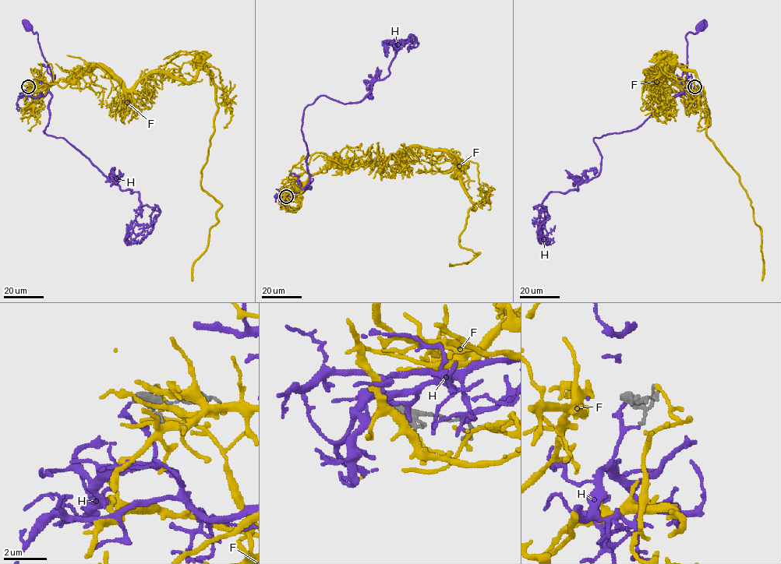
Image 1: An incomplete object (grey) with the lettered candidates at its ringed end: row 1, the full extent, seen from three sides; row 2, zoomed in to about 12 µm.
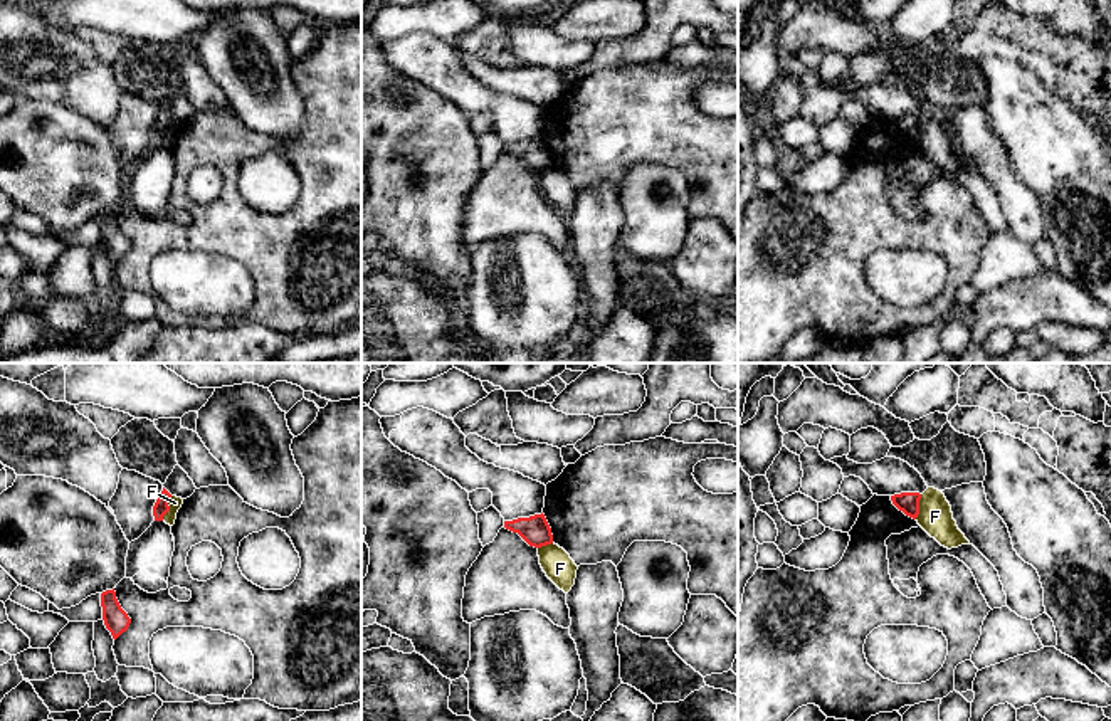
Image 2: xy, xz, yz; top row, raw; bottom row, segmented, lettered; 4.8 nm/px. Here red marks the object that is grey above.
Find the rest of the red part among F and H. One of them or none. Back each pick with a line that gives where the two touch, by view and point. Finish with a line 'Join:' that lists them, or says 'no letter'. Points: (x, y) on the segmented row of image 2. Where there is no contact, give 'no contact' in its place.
H: no contact
Join: H

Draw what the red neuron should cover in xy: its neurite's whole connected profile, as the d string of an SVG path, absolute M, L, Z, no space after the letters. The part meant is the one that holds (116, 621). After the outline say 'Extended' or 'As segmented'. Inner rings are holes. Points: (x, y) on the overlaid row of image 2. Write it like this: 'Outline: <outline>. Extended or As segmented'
Outline: M114 588L101 593L101 607L104 625L116 640L123 632L128 630L131 618L121 608Z. As segmented

